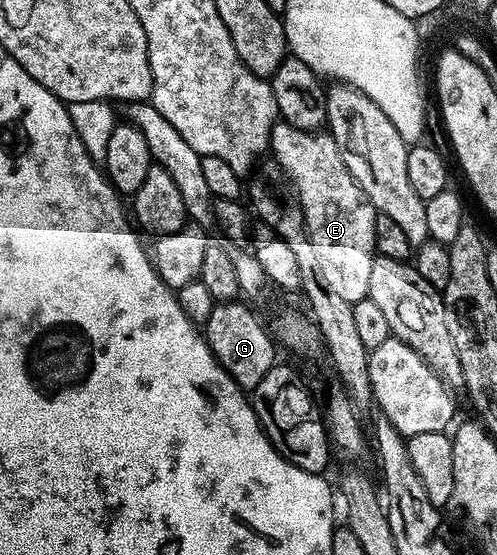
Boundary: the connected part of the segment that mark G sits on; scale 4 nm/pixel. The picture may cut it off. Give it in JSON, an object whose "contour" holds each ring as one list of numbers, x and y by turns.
{"contour":[[243,301,217,302,210,312,210,320,206,320,202,333,208,342,209,348,214,352,218,364,226,368,229,376,235,380,245,392,250,392,270,372,270,368,277,365,277,343,273,335,260,323,260,318]]}

